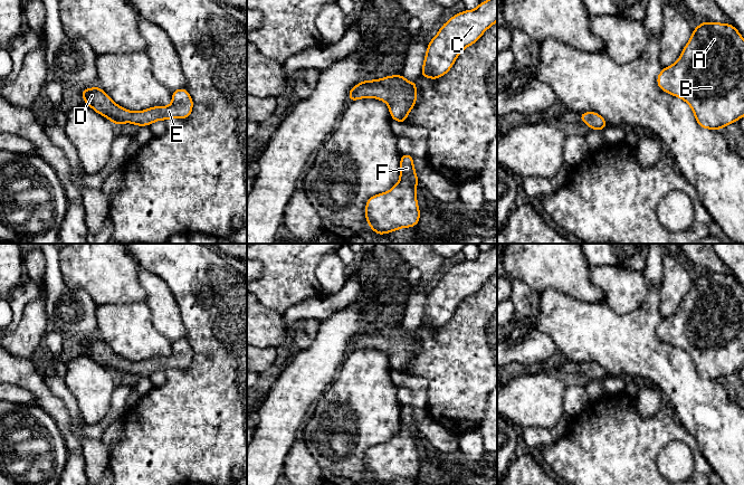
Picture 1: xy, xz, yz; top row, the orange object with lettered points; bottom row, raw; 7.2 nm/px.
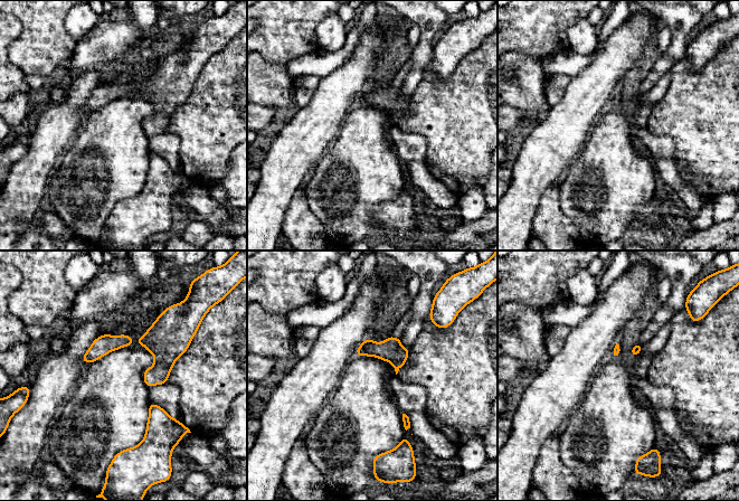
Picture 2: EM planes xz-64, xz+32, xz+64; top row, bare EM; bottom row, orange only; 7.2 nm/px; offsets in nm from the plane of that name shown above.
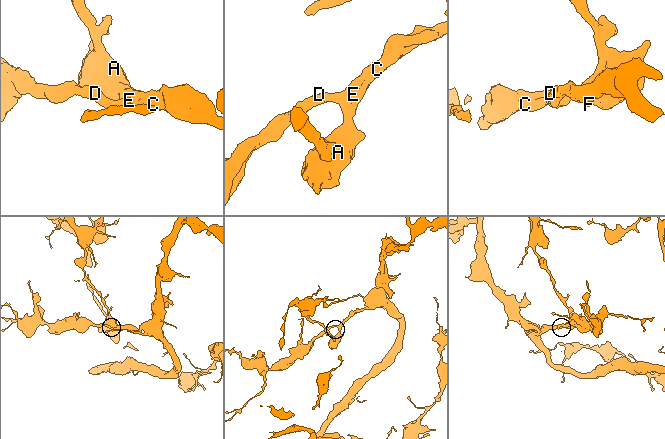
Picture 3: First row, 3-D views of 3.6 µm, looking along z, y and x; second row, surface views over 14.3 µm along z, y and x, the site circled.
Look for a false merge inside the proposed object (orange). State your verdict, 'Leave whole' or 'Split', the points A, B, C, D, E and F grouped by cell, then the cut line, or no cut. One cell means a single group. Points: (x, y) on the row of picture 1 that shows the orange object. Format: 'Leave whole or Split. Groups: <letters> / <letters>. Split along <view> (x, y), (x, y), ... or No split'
Leave whole. Groups: A B C D E F. No split

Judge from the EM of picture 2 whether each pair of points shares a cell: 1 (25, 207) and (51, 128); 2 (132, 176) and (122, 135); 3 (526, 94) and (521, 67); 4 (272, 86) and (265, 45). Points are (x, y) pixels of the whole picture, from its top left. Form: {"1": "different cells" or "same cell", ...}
{"1": "same cell", "2": "same cell", "3": "same cell", "4": "different cells"}

